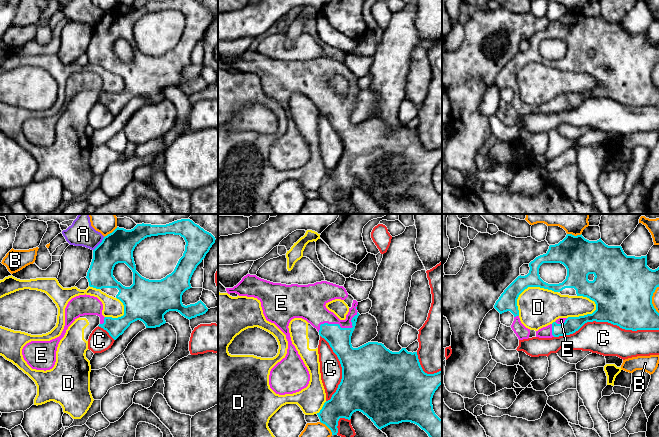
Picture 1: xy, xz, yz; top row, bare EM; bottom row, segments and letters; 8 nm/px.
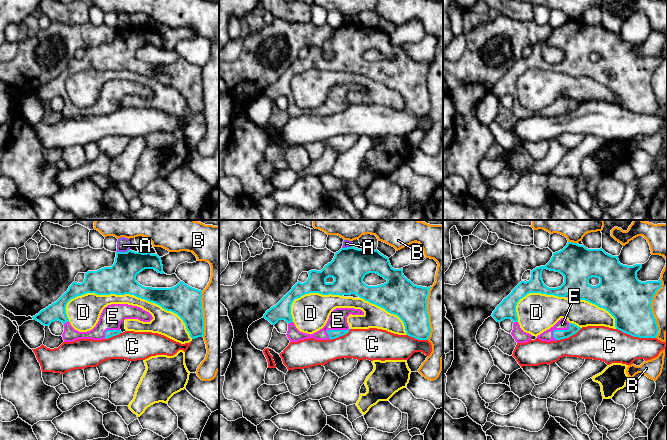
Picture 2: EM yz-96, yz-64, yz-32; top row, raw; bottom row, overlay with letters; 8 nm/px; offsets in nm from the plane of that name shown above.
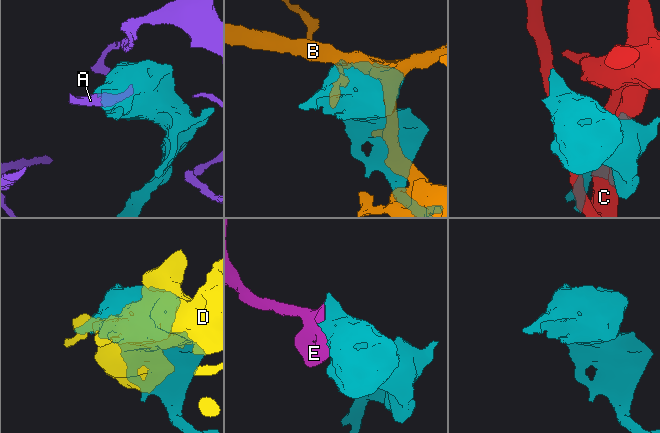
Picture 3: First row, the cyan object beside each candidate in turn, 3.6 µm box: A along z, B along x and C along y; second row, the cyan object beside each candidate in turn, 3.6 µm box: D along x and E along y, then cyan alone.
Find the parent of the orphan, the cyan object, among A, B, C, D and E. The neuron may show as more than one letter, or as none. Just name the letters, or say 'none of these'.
E

